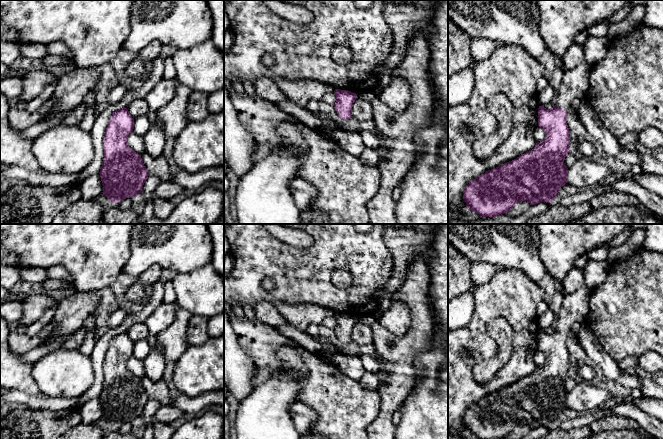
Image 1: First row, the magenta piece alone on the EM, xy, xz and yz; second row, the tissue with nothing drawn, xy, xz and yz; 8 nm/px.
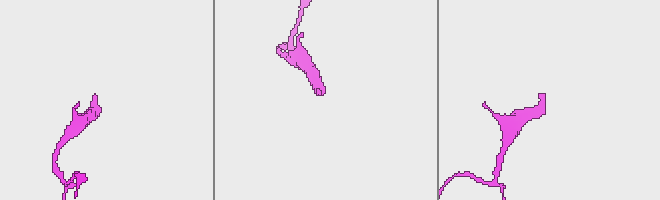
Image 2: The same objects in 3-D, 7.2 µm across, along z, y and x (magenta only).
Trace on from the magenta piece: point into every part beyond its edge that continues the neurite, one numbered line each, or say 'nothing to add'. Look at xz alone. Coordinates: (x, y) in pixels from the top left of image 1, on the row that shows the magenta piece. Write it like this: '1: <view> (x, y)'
nothing to add

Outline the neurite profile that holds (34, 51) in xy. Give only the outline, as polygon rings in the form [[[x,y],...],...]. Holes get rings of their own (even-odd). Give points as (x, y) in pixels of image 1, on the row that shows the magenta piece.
[[[37,43],[19,44],[21,56],[30,58],[34,61],[41,61],[44,57],[50,55],[46,45]]]

